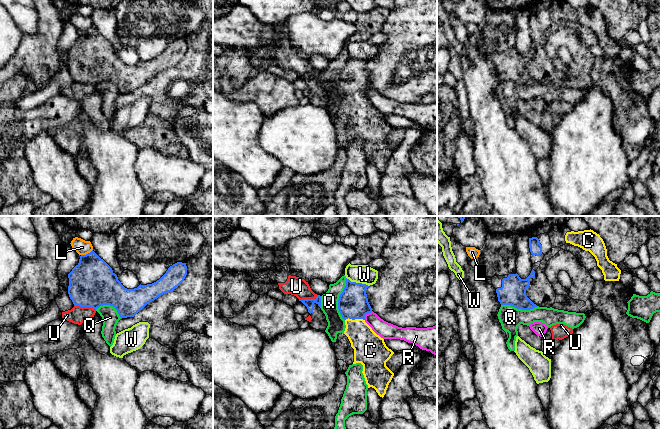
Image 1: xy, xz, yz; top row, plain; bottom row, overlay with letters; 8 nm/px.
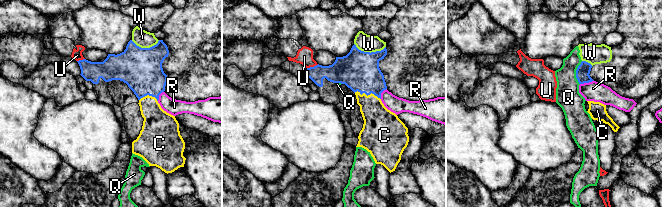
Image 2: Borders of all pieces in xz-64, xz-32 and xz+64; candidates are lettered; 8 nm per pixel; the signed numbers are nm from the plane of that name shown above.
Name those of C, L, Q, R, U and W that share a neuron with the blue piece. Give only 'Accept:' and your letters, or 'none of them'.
Accept: C

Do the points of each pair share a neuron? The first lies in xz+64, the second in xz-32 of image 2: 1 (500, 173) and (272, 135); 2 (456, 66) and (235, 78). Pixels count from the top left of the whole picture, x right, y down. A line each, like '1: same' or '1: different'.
1: different
2: different

